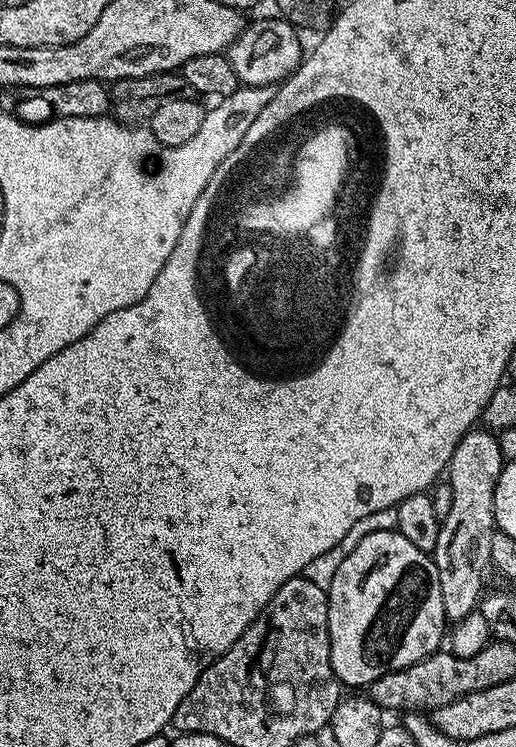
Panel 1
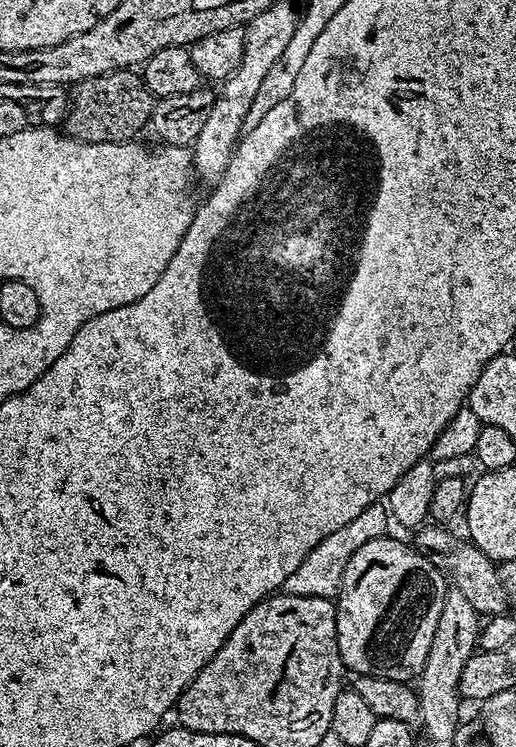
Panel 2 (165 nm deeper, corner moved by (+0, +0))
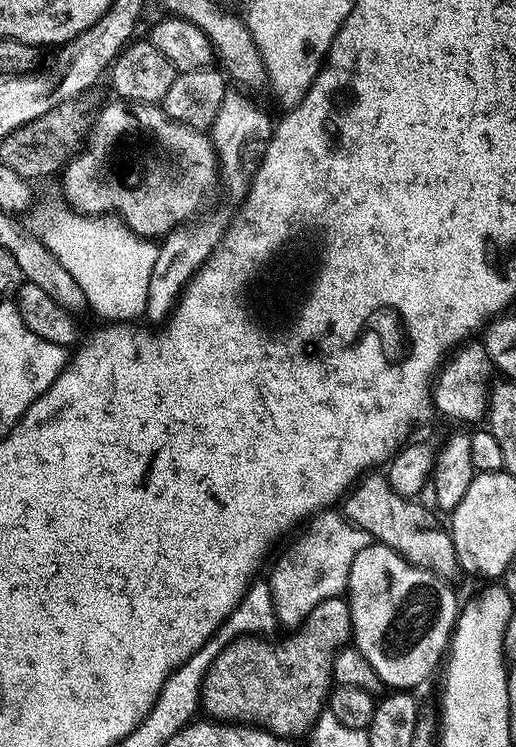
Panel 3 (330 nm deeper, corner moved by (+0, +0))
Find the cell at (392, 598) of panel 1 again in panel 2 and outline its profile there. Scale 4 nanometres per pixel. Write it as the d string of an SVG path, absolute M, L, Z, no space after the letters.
M388 539L366 542L366 546L362 546L346 566L340 594L334 600L337 644L341 660L349 673L408 682L419 677L426 666L426 654L430 654L430 642L434 642L434 629L442 615L442 602L446 598L449 585L444 573L417 552L411 543L403 544L400 540Z

